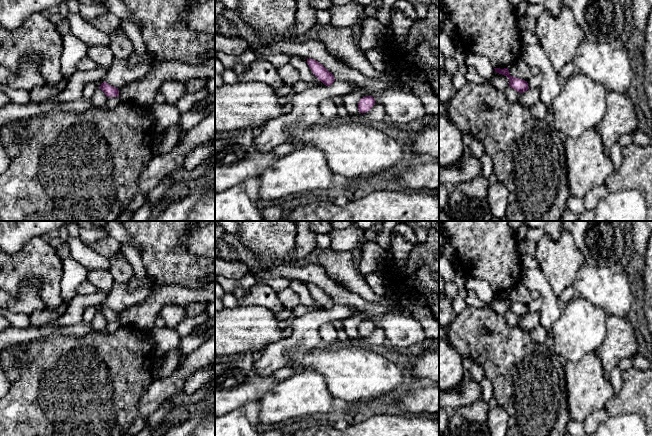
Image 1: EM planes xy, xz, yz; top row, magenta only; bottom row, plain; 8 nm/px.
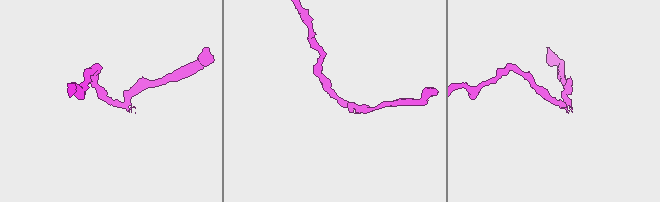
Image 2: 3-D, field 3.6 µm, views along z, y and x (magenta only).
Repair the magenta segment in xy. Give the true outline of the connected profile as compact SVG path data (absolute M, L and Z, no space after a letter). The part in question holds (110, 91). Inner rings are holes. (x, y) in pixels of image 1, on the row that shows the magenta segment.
M105 81L101 84L99 89L101 89L107 97L119 97L118 88L115 88L115 87L109 85Z

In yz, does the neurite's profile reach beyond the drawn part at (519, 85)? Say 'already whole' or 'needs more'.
already whole

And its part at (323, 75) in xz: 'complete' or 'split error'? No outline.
complete

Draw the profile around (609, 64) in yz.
M584 39L572 61L577 72L603 84L608 92L627 93L637 74L634 58L628 55L620 43L593 43Z

